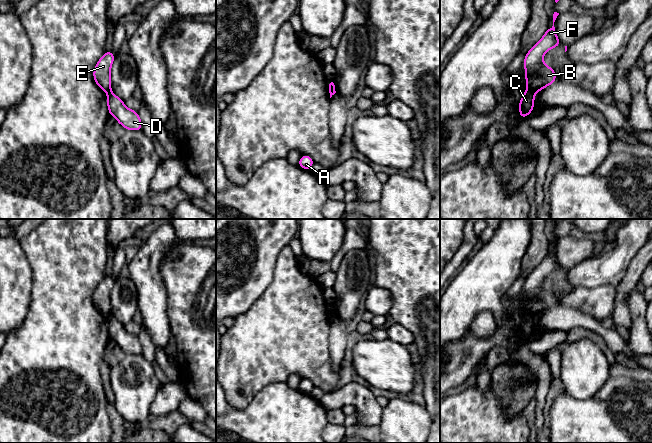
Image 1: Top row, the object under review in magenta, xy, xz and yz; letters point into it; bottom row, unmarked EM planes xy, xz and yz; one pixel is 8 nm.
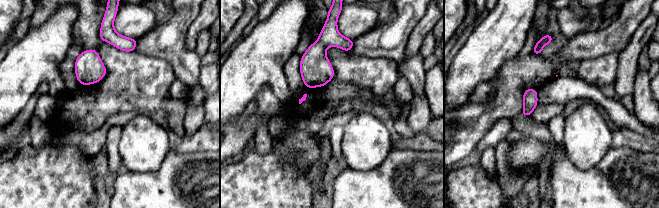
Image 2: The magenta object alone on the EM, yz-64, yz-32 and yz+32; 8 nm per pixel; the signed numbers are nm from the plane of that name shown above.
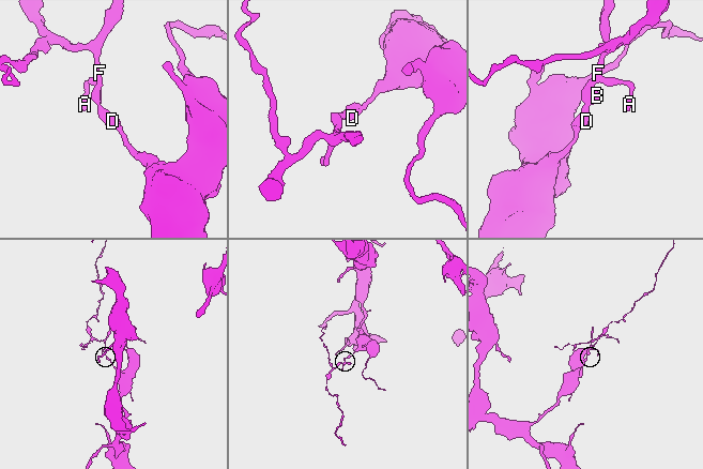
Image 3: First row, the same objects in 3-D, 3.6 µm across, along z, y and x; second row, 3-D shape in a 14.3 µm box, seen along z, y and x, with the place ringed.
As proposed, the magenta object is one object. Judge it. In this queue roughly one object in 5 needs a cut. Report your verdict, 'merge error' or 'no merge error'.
merge error

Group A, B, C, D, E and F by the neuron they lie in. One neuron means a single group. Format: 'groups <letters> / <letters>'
groups A B E F / C D

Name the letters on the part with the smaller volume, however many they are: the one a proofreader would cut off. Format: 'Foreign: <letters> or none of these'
Foreign: A, B, E, F

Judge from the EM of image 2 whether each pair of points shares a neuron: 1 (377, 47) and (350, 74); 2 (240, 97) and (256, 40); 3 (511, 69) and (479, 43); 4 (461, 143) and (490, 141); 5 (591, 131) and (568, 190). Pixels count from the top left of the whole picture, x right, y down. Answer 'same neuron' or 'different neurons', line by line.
1: different neurons
2: same neuron
3: different neurons
4: different neurons
5: different neurons

